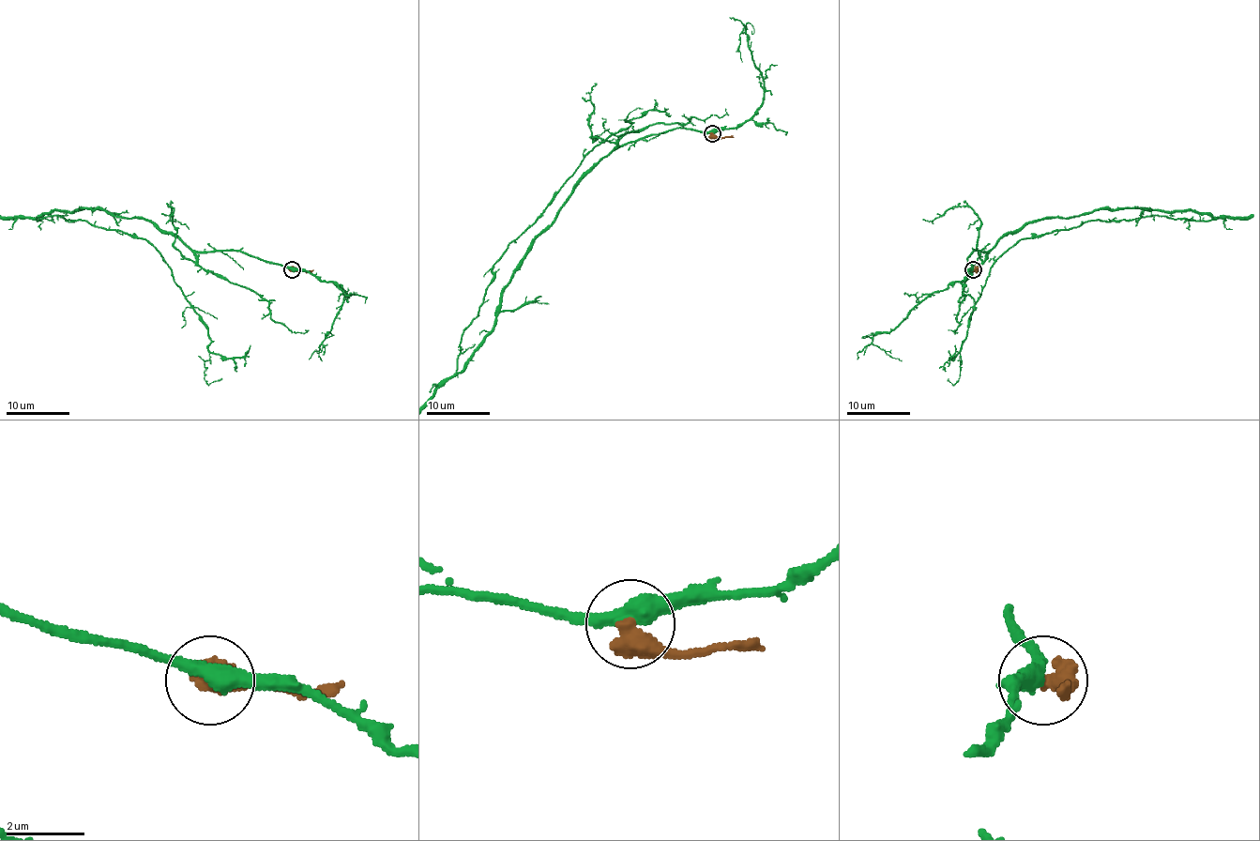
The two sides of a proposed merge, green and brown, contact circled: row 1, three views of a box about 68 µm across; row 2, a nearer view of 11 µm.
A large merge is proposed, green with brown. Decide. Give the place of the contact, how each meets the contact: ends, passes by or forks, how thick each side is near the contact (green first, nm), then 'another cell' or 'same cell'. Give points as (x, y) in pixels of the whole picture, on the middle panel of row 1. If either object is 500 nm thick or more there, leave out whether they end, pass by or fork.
place (712, 133); calibres 420 and 650 nm; another cell

